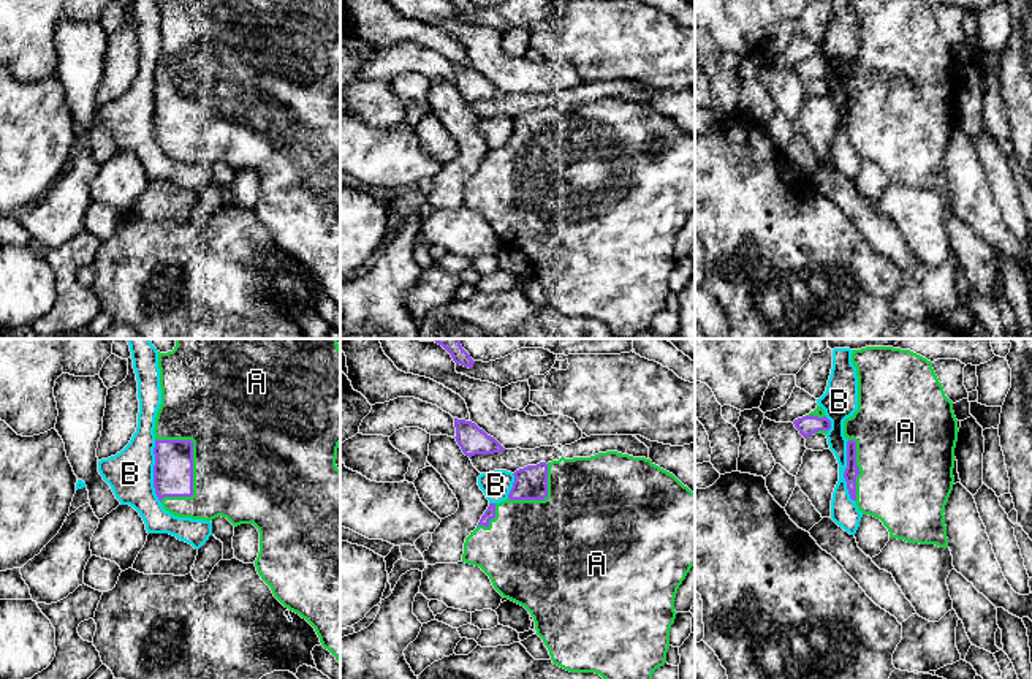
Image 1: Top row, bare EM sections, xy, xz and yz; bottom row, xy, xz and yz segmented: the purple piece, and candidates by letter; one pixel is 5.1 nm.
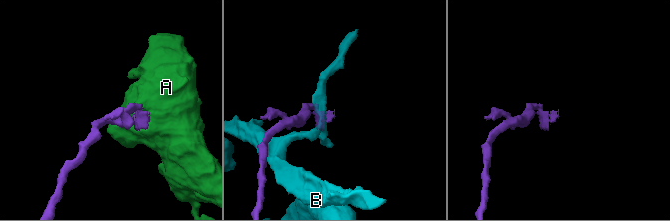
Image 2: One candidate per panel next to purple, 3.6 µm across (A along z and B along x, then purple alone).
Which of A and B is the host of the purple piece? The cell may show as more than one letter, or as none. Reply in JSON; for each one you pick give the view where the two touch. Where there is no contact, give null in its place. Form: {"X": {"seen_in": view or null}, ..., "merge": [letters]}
{"A": {"seen_in": "xy"}, "merge": ["A"]}

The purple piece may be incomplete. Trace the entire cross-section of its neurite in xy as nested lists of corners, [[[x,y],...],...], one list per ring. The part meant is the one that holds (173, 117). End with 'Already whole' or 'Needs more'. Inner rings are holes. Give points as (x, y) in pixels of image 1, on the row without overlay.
[[[158,0],[161,51],[155,63],[155,111],[154,133],[163,154],[179,163],[212,166],[226,163],[234,173],[253,169],[260,177],[260,198],[255,212],[261,225],[271,233],[274,242],[290,256],[305,264],[317,277],[320,288],[340,309],[340,116],[336,111],[337,93],[340,90],[340,0]]]. Needs more

